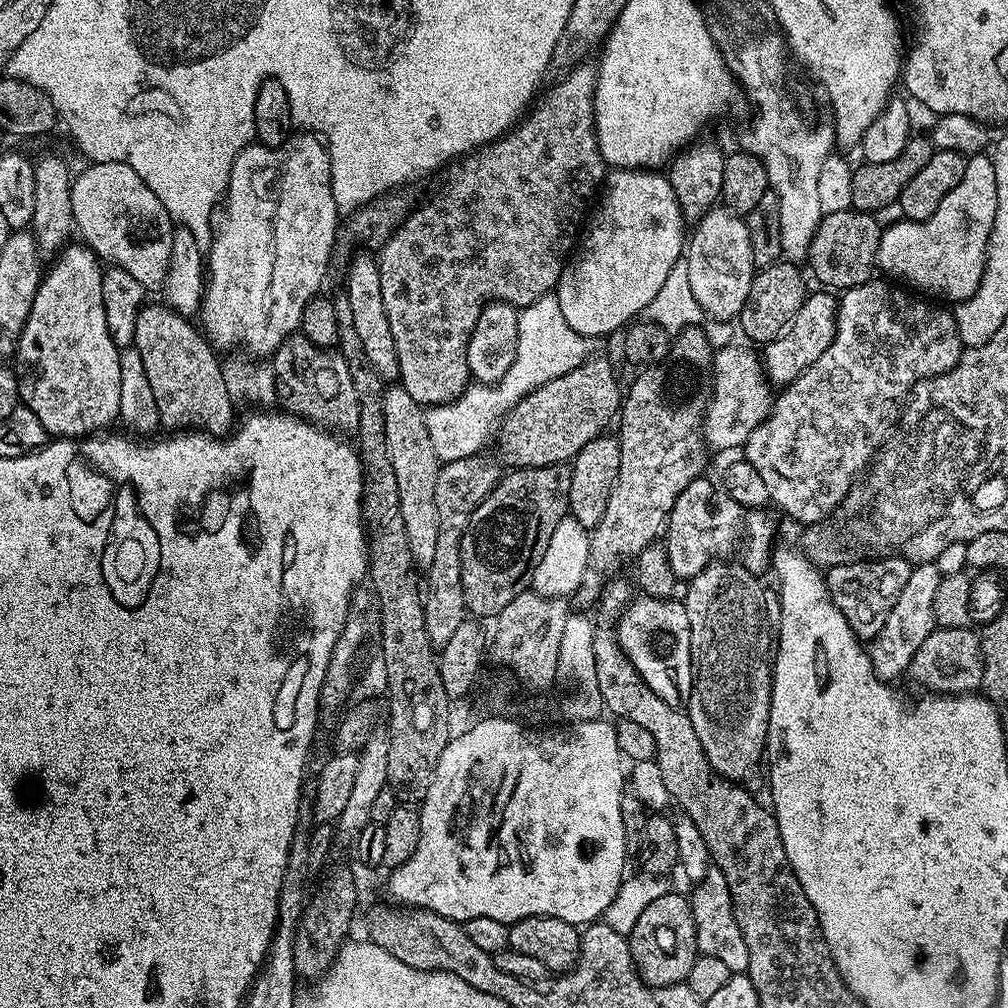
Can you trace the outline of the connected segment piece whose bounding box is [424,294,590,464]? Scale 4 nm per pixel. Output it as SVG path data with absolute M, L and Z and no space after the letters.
M549 294L538 298L532 304L519 309L518 346L514 362L497 384L469 383L462 395L446 404L433 404L424 413L426 430L430 433L430 446L441 464L458 462L458 458L477 455L484 442L497 431L504 415L512 409L526 394L538 386L574 370L582 361L589 359L589 337L575 332L566 326L562 318L562 309L558 307L558 298Z

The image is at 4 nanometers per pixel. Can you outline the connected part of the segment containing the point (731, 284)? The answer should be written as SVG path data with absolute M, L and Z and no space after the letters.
M723 206L711 208L691 229L686 244L686 259L690 270L690 291L703 310L713 320L735 321L746 294L750 294L752 280L758 271L754 254L750 254L750 230L743 215L729 212Z

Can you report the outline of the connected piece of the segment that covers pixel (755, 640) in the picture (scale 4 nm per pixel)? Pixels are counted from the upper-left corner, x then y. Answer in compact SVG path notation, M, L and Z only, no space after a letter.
M723 558L708 563L700 573L687 581L688 593L682 596L686 610L686 618L690 618L690 662L692 663L692 689L686 701L686 711L690 718L690 726L694 726L694 734L698 734L698 742L702 742L704 756L708 764L720 776L740 778L756 759L763 757L768 742L768 719L770 718L770 702L772 701L772 669L770 667L770 636L768 640L768 608L764 605L764 588L759 584L757 573L746 570L741 564Z

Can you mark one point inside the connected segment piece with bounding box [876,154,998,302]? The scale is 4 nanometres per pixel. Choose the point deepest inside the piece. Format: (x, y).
(946, 255)

